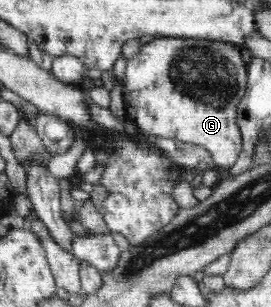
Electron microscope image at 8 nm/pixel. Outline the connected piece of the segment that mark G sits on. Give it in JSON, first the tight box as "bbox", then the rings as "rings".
{"bbox":[123,37,248,167],"rings":[[[156,37],[141,46],[141,50],[129,59],[126,64],[125,78],[123,81],[123,97],[126,104],[127,117],[134,125],[149,135],[161,138],[173,138],[181,140],[181,142],[189,142],[189,144],[199,144],[211,153],[213,161],[219,167],[231,167],[239,159],[239,154],[242,152],[243,139],[241,138],[241,130],[238,126],[238,107],[239,102],[242,102],[246,94],[246,85],[248,81],[248,64],[241,57],[239,47],[232,43],[225,43],[207,39],[197,38],[171,38],[171,37]]]}

